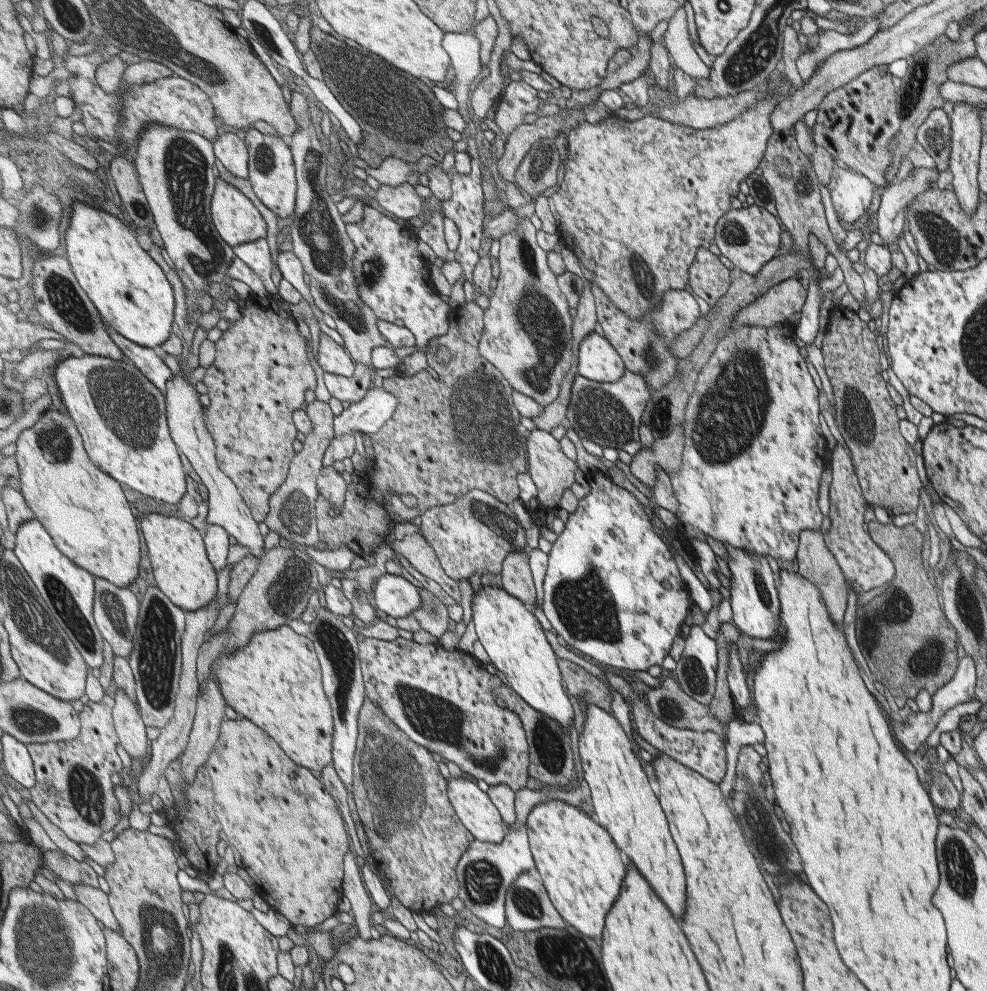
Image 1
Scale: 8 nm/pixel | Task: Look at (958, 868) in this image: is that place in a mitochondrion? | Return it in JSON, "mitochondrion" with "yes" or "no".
{"mitochondrion":"yes"}

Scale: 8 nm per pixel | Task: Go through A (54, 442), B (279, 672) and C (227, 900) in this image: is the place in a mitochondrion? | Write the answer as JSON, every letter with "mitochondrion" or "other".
{"A":"mitochondrion","B":"other","C":"other"}

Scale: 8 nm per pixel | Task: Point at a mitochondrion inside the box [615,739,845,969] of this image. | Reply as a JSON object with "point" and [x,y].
{"point":[762,828]}

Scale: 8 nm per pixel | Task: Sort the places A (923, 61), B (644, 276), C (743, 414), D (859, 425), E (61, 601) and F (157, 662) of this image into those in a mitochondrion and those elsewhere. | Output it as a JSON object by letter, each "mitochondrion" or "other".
{"A":"mitochondrion","B":"mitochondrion","C":"mitochondrion","D":"mitochondrion","E":"mitochondrion","F":"mitochondrion"}

